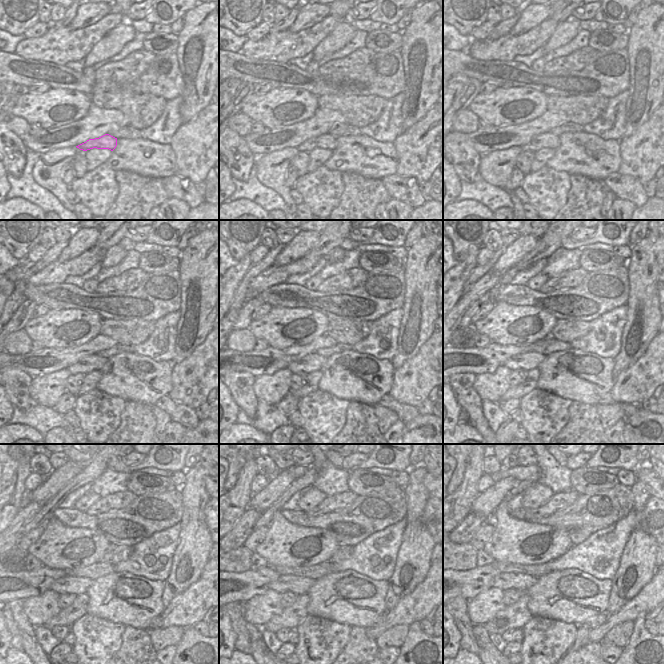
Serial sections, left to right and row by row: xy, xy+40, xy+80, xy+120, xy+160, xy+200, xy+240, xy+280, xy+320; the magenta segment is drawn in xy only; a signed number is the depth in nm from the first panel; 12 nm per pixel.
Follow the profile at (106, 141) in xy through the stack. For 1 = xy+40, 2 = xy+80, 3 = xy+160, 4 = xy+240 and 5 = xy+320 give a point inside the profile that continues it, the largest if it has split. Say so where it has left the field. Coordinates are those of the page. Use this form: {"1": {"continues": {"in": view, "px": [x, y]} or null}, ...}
{"1": {"continues": {"in": "xy+40", "px": [326, 141]}}, "2": {"continues": {"in": "xy+80", "px": [543, 140]}}, "3": {"continues": {"in": "xy+160", "px": [312, 362]}}, "4": {"continues": {"in": "xy+240", "px": [68, 584]}}, "5": {"continues": {"in": "xy+320", "px": [522, 582]}}}

